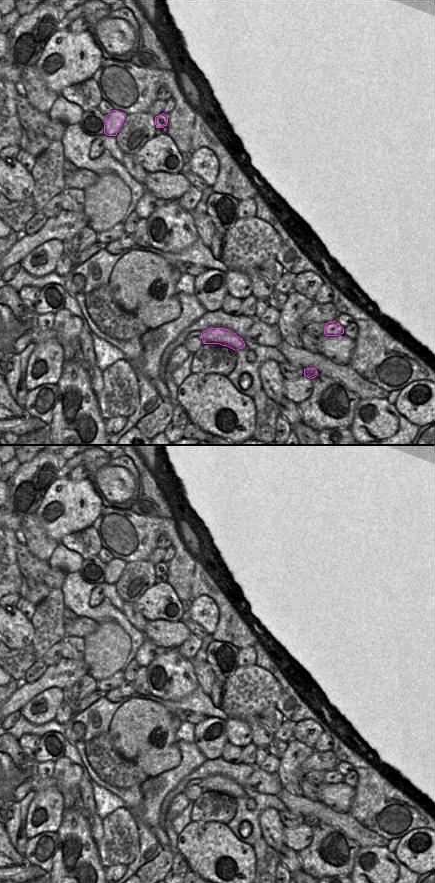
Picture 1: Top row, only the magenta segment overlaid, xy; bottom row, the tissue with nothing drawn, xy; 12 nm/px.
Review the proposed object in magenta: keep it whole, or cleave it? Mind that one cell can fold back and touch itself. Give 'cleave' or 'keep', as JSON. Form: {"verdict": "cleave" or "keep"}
{"verdict": "keep"}

